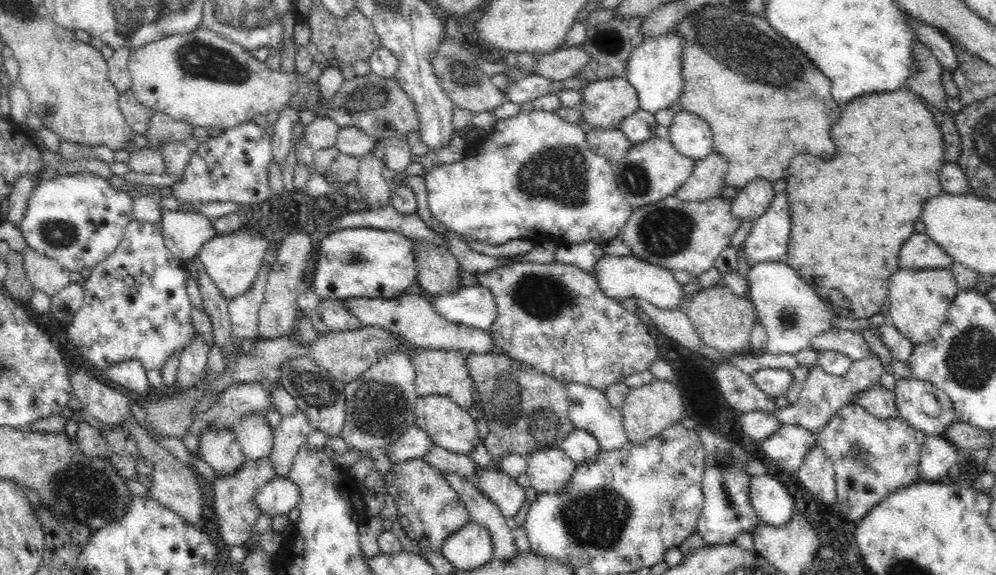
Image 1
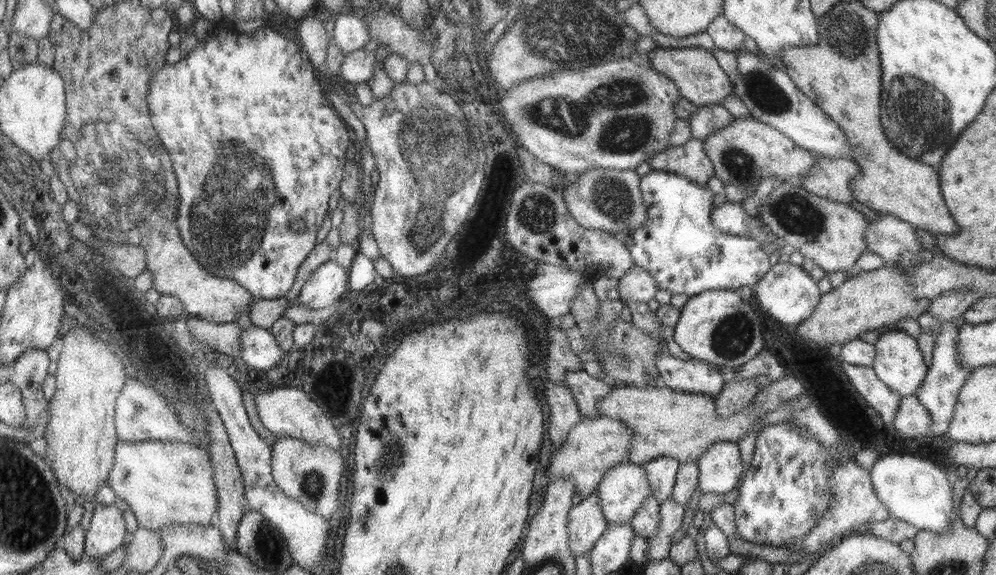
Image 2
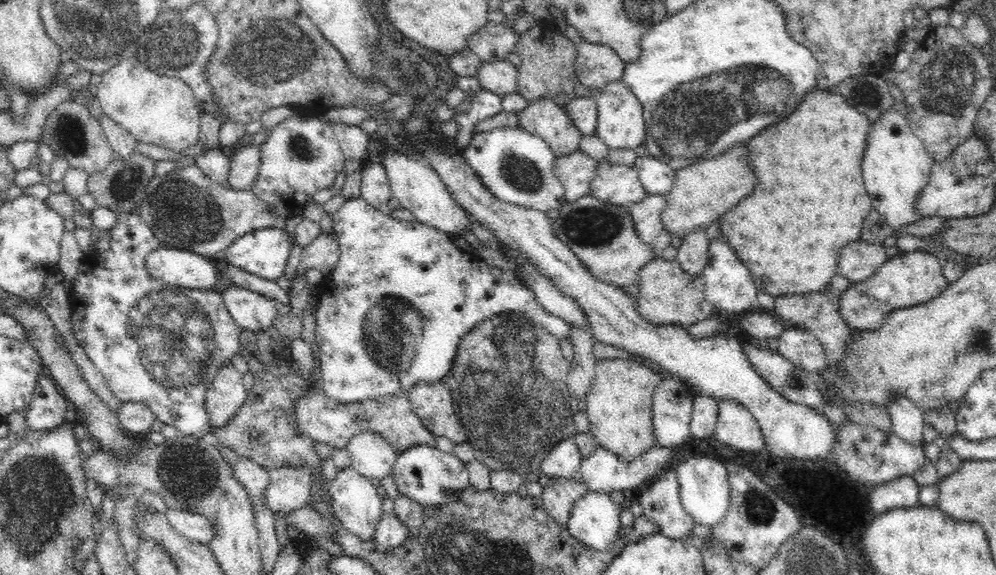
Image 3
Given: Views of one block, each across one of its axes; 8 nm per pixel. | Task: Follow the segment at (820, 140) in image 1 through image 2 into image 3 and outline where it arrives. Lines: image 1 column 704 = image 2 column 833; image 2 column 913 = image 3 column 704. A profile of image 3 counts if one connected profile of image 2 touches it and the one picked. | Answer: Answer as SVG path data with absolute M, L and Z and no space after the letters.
M748 141L736 142L719 155L698 159L684 168L676 169L676 182L666 196L666 204L661 214L664 229L670 231L672 236L683 239L693 228L708 227L728 212L734 202L740 202L740 198L750 194L758 178L748 164L749 144L746 142Z

